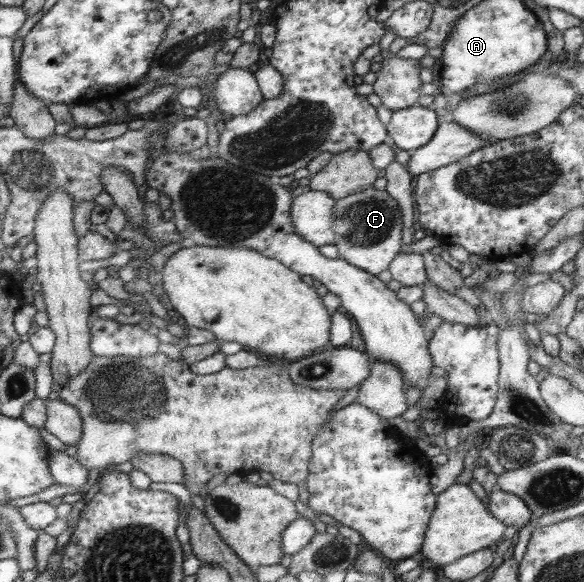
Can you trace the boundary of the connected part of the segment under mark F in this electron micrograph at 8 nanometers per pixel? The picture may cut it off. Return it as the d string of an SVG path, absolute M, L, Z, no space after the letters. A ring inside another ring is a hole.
M365 187L343 198L329 196L328 192L309 190L293 199L292 222L297 232L317 247L335 244L342 260L374 276L387 270L401 248L404 221L400 204L385 189Z

